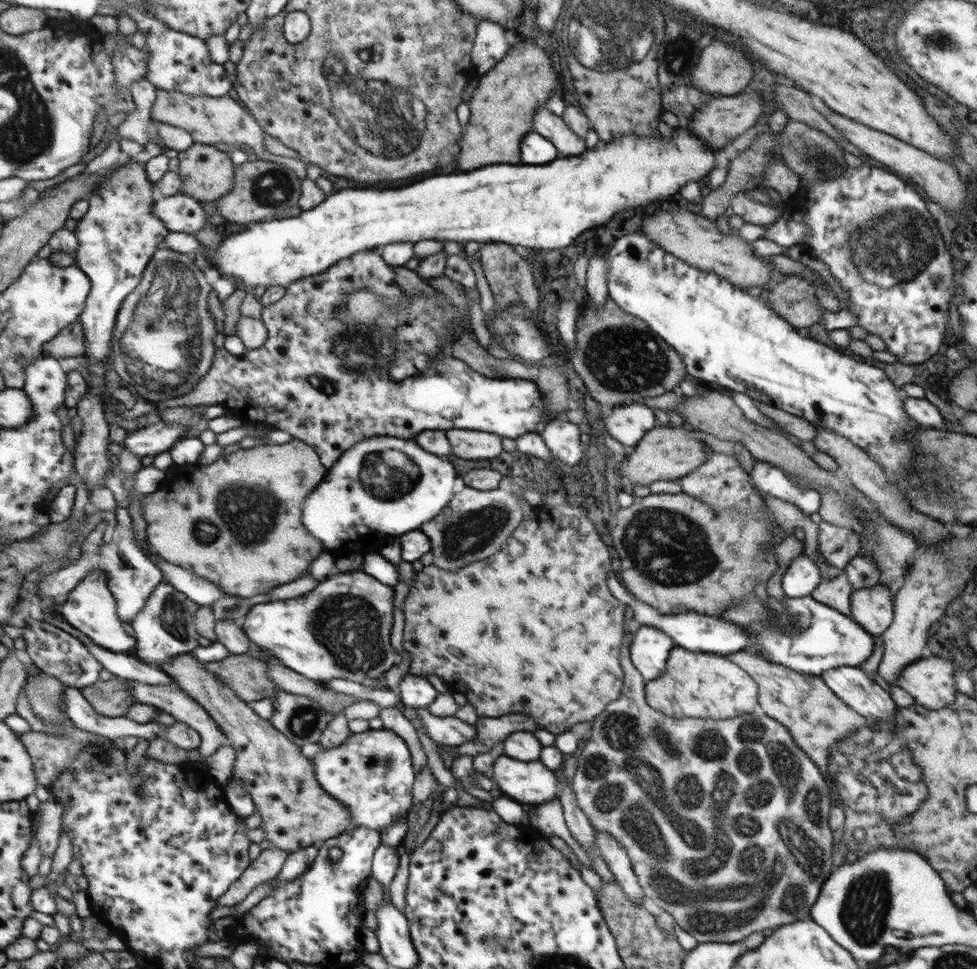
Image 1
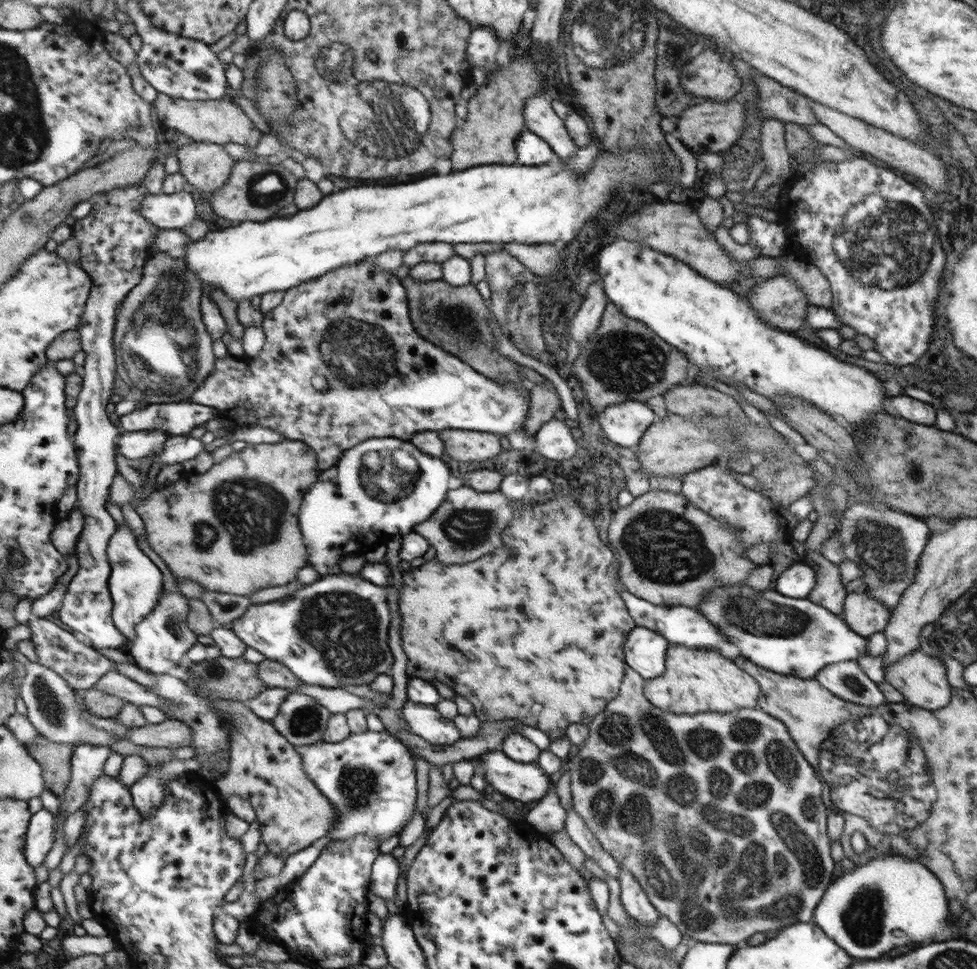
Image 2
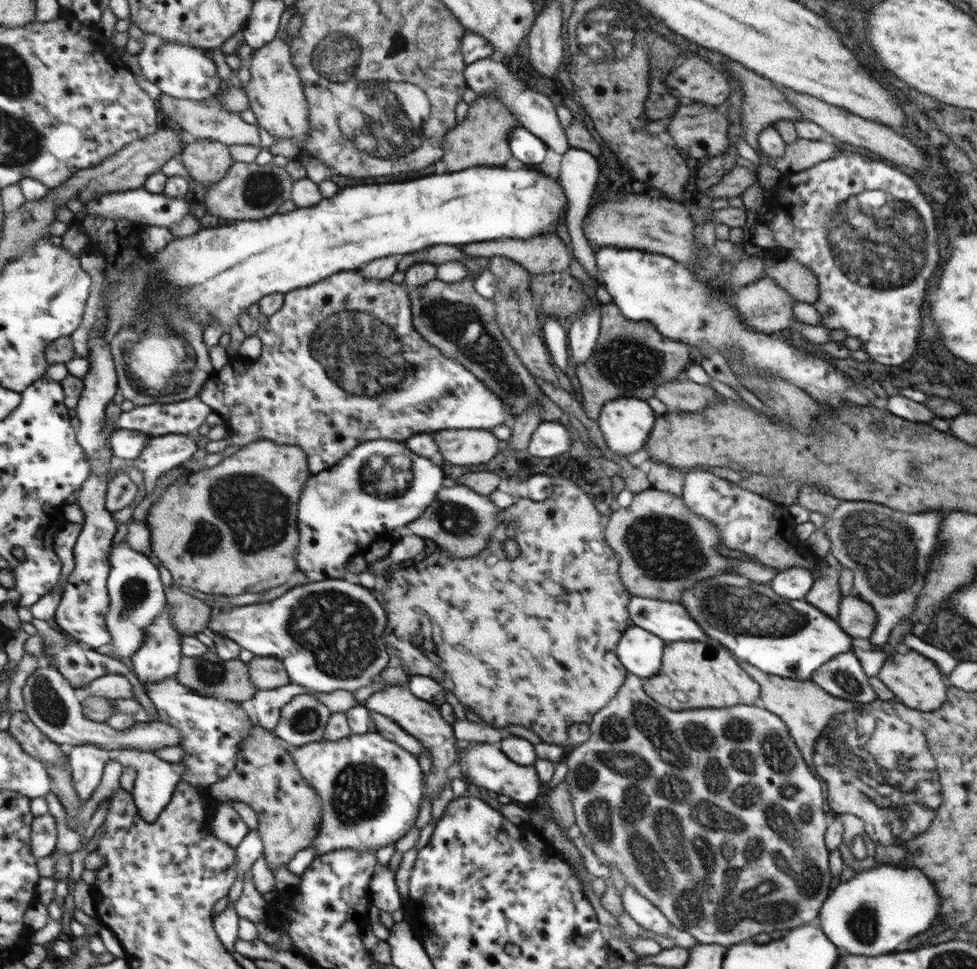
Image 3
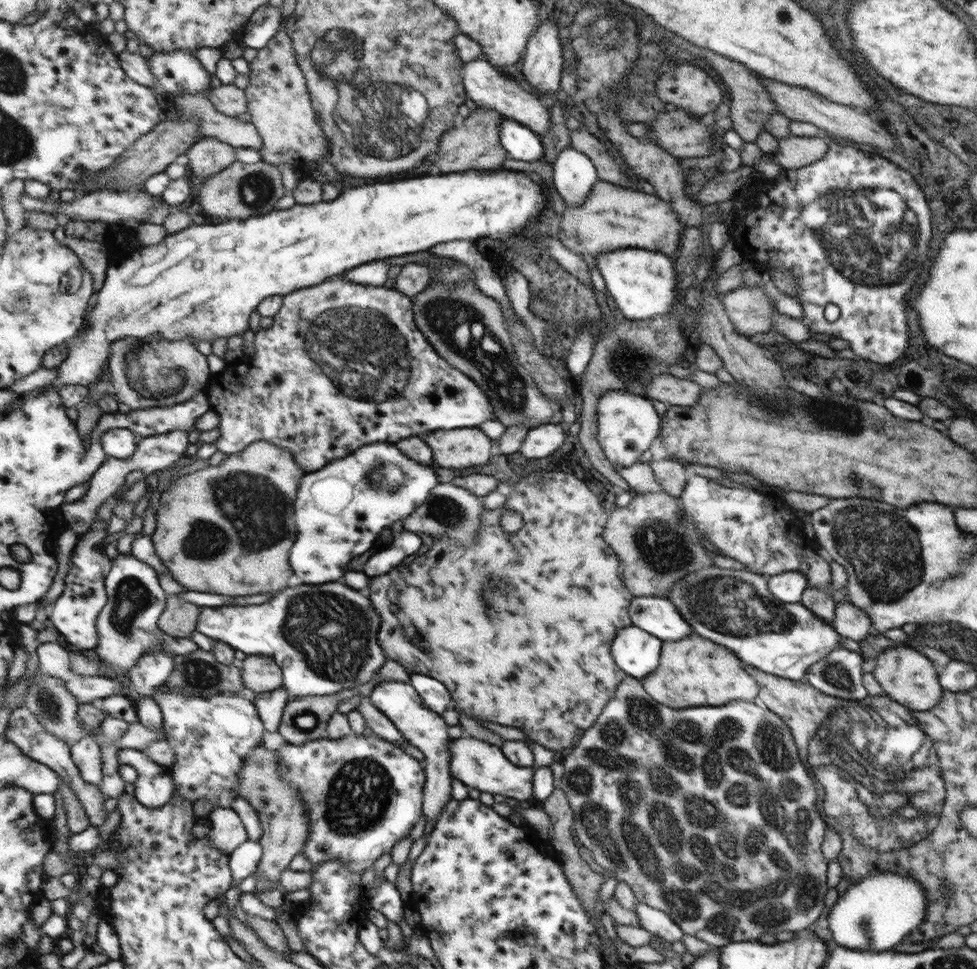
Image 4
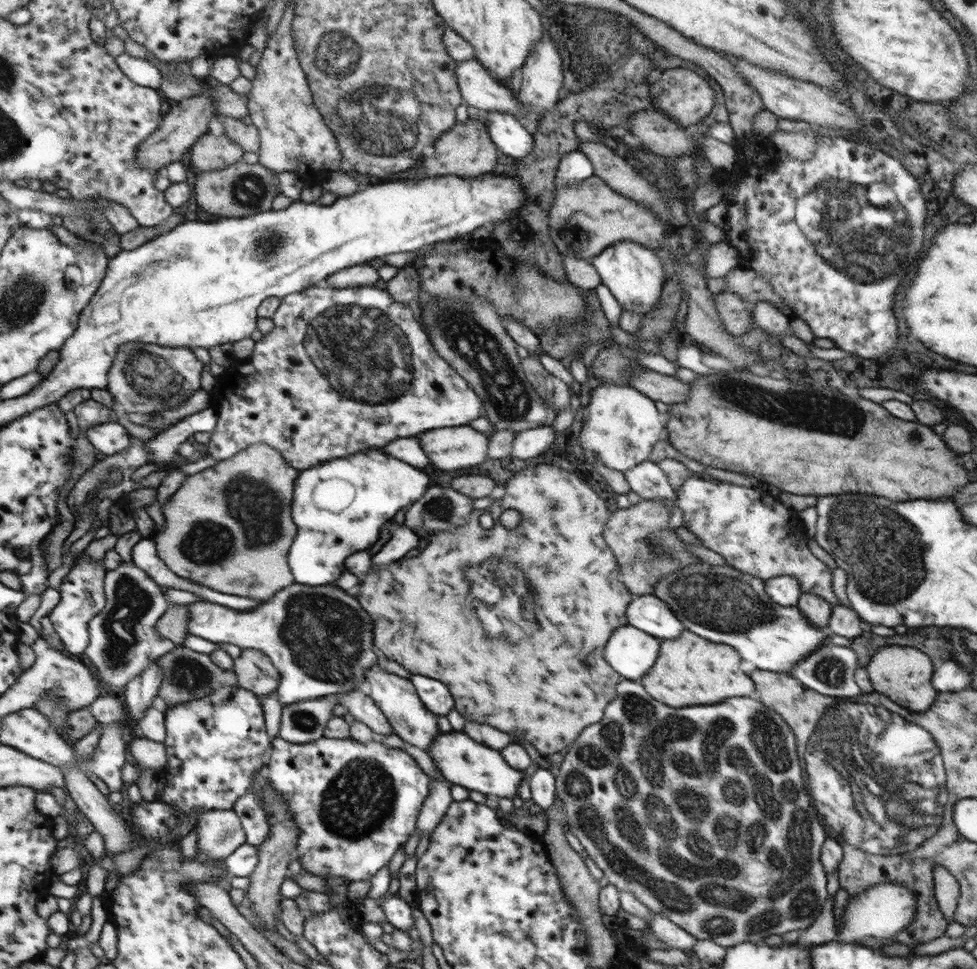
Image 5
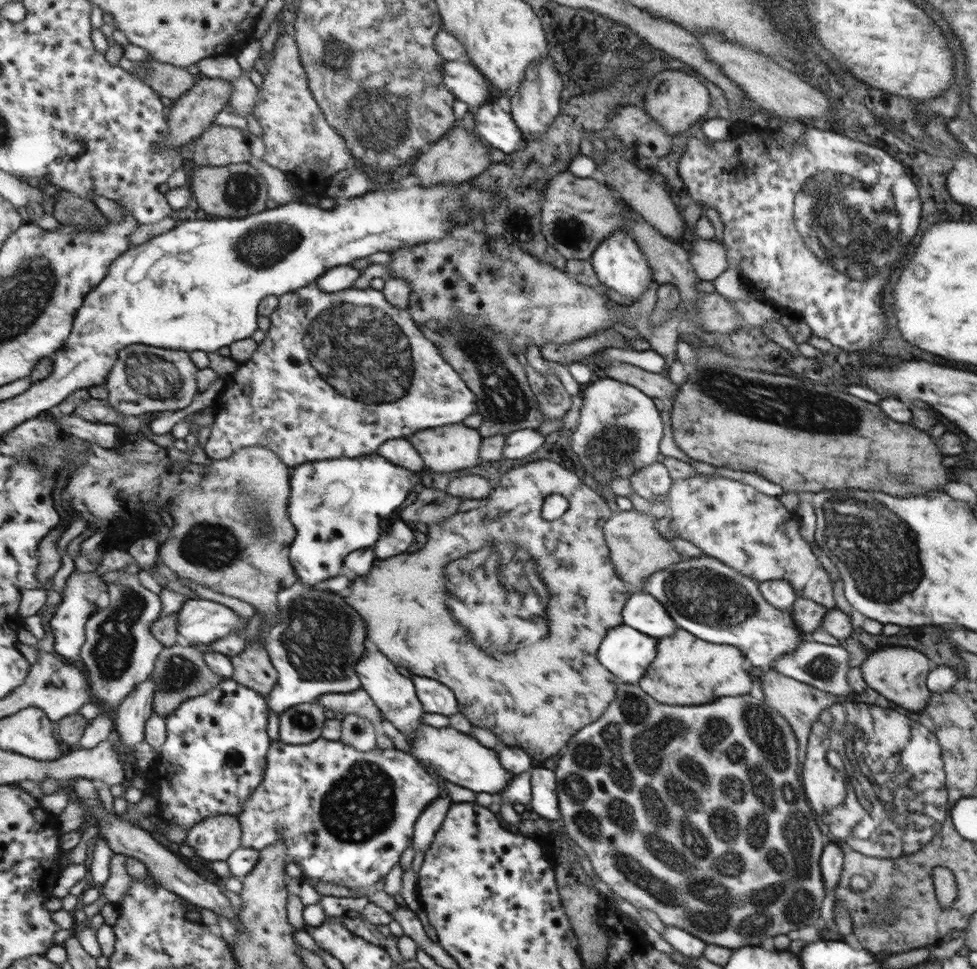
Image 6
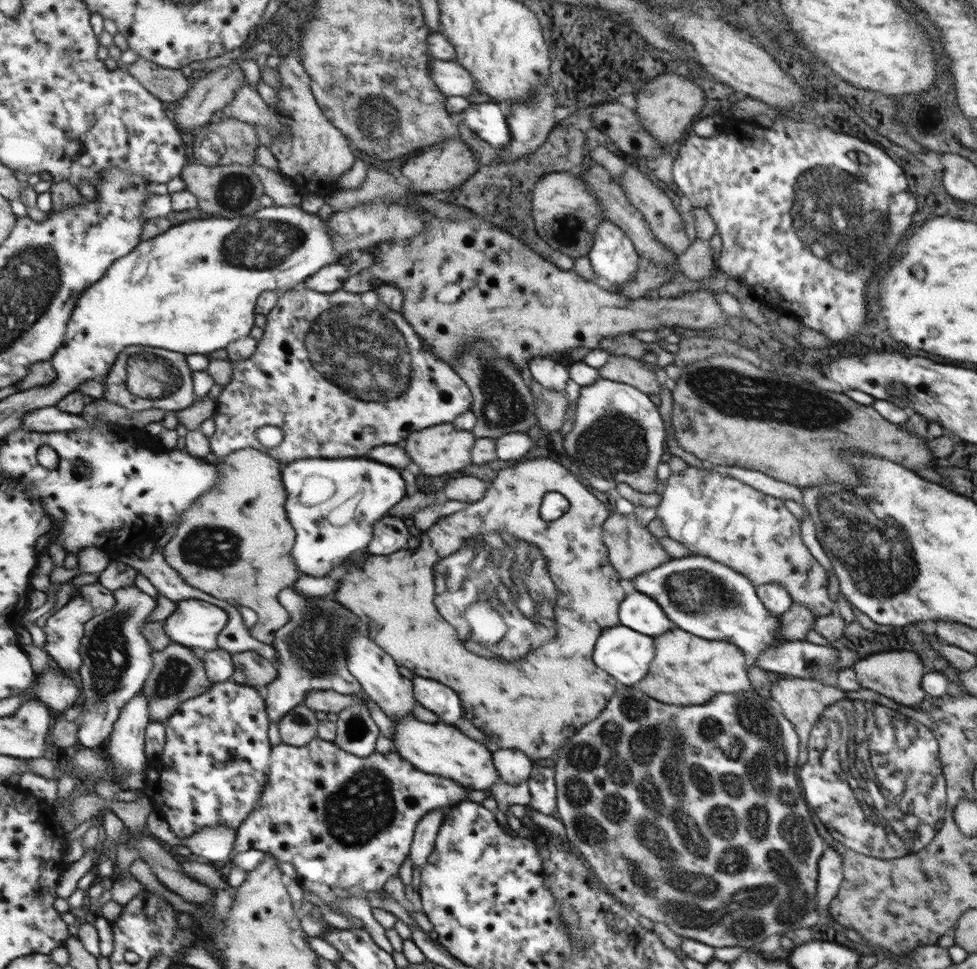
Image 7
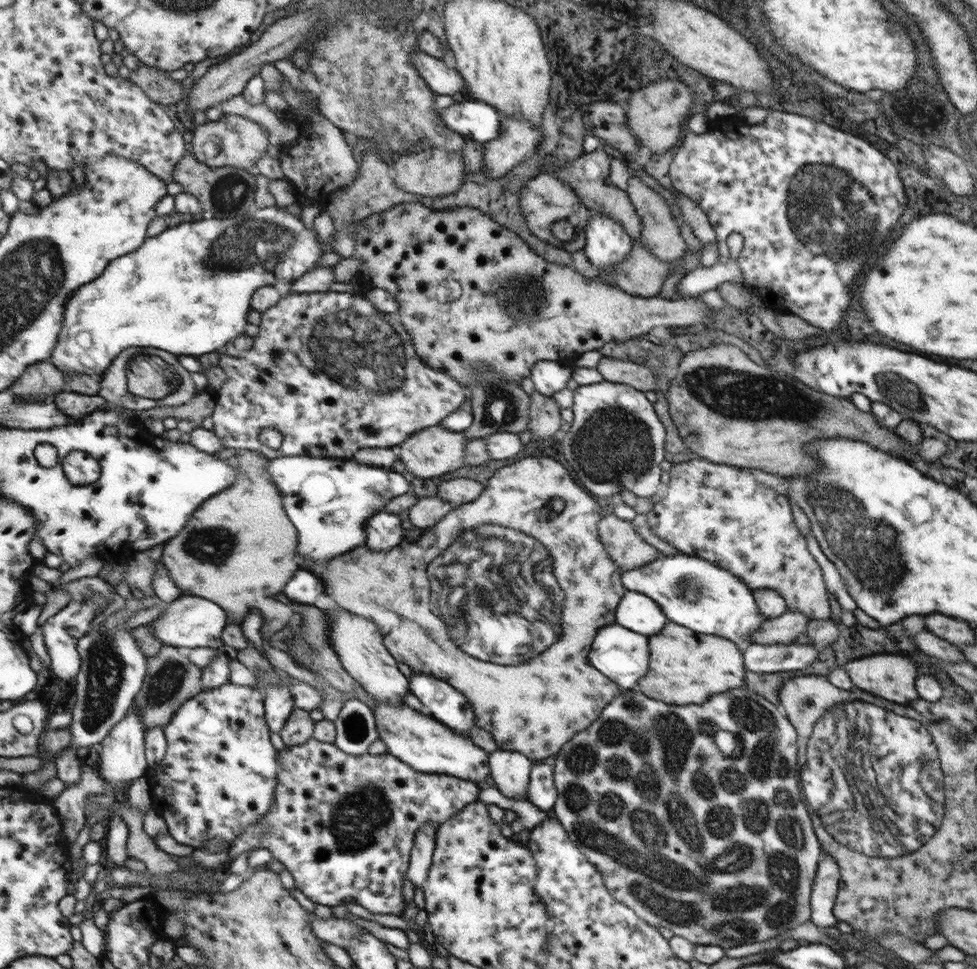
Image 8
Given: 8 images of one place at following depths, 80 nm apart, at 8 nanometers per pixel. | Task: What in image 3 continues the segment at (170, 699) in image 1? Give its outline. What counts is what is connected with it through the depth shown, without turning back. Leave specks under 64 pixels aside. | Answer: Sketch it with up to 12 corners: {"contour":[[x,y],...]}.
{"contour":[[107,675],[84,688],[82,698],[135,699],[128,676]]}

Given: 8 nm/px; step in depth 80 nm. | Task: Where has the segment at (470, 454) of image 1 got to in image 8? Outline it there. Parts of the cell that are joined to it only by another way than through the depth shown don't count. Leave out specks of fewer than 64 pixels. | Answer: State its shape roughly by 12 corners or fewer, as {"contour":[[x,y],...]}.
{"contour":[[441,426],[397,446],[412,477],[433,478],[464,465],[461,432]]}

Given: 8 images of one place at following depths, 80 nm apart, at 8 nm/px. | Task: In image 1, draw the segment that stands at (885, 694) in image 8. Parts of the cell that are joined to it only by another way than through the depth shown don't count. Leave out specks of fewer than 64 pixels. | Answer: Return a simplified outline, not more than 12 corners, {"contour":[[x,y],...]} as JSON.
{"contour":[[934,655],[902,668],[895,685],[915,704],[954,702],[951,661]]}

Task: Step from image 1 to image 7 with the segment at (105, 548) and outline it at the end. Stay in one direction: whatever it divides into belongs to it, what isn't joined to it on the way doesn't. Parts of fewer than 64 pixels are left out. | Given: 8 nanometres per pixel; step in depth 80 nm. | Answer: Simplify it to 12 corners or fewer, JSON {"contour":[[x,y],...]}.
{"contour":[[119,588],[82,640],[79,746],[107,743],[142,692],[158,599]]}

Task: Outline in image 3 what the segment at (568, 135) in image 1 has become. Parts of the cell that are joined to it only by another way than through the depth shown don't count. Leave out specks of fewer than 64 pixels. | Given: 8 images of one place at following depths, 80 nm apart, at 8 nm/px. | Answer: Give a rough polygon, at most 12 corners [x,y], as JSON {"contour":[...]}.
{"contour":[[476,60],[467,88],[493,95],[557,154],[570,149],[547,96],[502,62]]}

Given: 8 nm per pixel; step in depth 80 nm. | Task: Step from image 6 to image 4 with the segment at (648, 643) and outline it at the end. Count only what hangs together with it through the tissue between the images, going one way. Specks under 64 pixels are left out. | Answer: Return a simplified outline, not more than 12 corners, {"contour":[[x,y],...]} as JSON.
{"contour":[[631,624],[615,640],[615,664],[641,680],[655,670],[659,637]]}

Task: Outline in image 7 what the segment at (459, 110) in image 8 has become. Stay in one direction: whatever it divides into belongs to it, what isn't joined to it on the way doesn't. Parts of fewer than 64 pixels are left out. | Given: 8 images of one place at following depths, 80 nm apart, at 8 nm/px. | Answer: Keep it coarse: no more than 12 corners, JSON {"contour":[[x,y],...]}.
{"contour":[[495,102],[470,103],[456,116],[495,149],[510,142]]}

